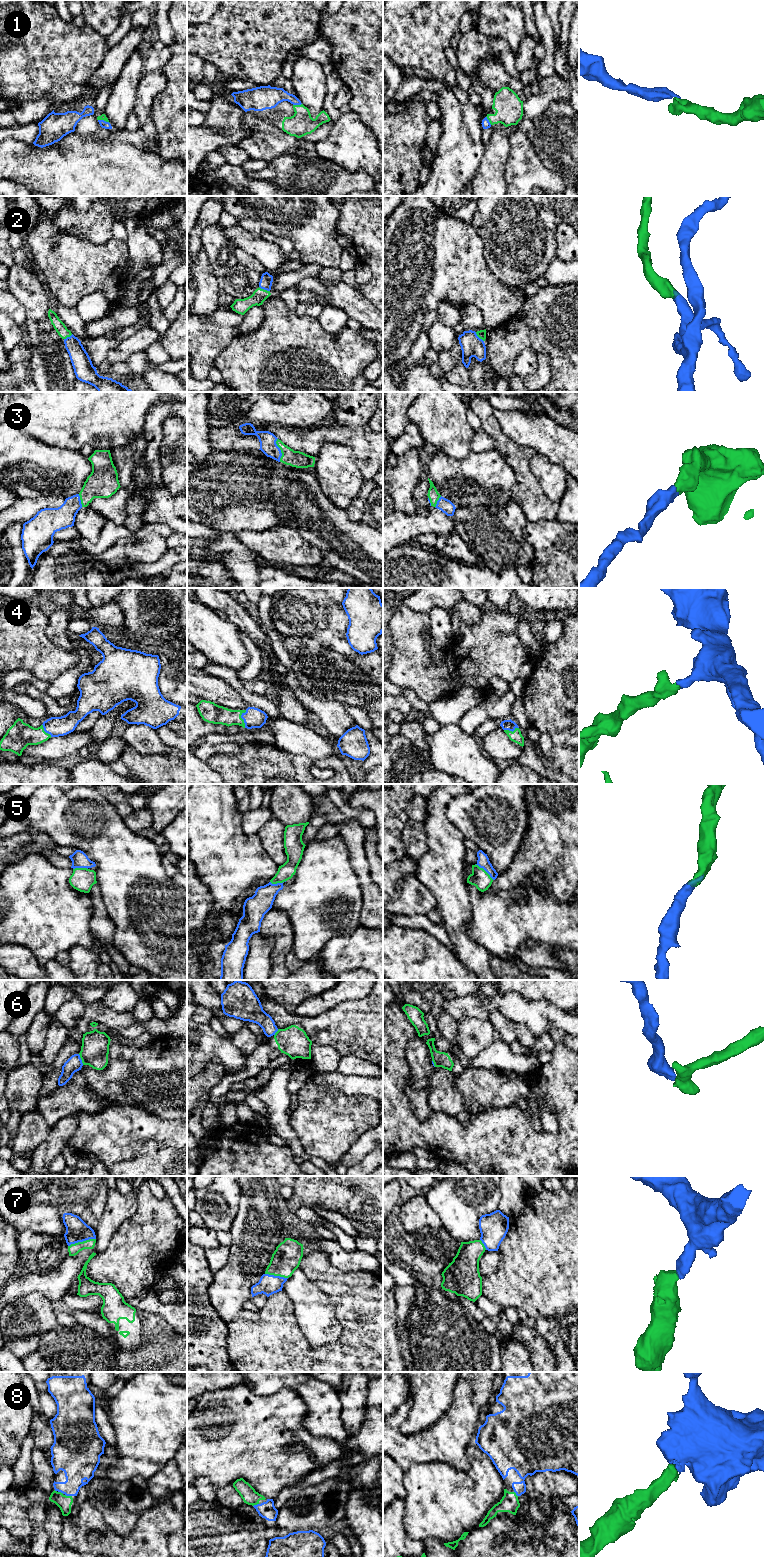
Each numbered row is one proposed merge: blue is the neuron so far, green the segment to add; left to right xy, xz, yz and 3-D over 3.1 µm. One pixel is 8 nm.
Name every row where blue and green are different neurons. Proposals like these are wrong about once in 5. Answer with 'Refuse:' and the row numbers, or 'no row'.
Refuse: 6

